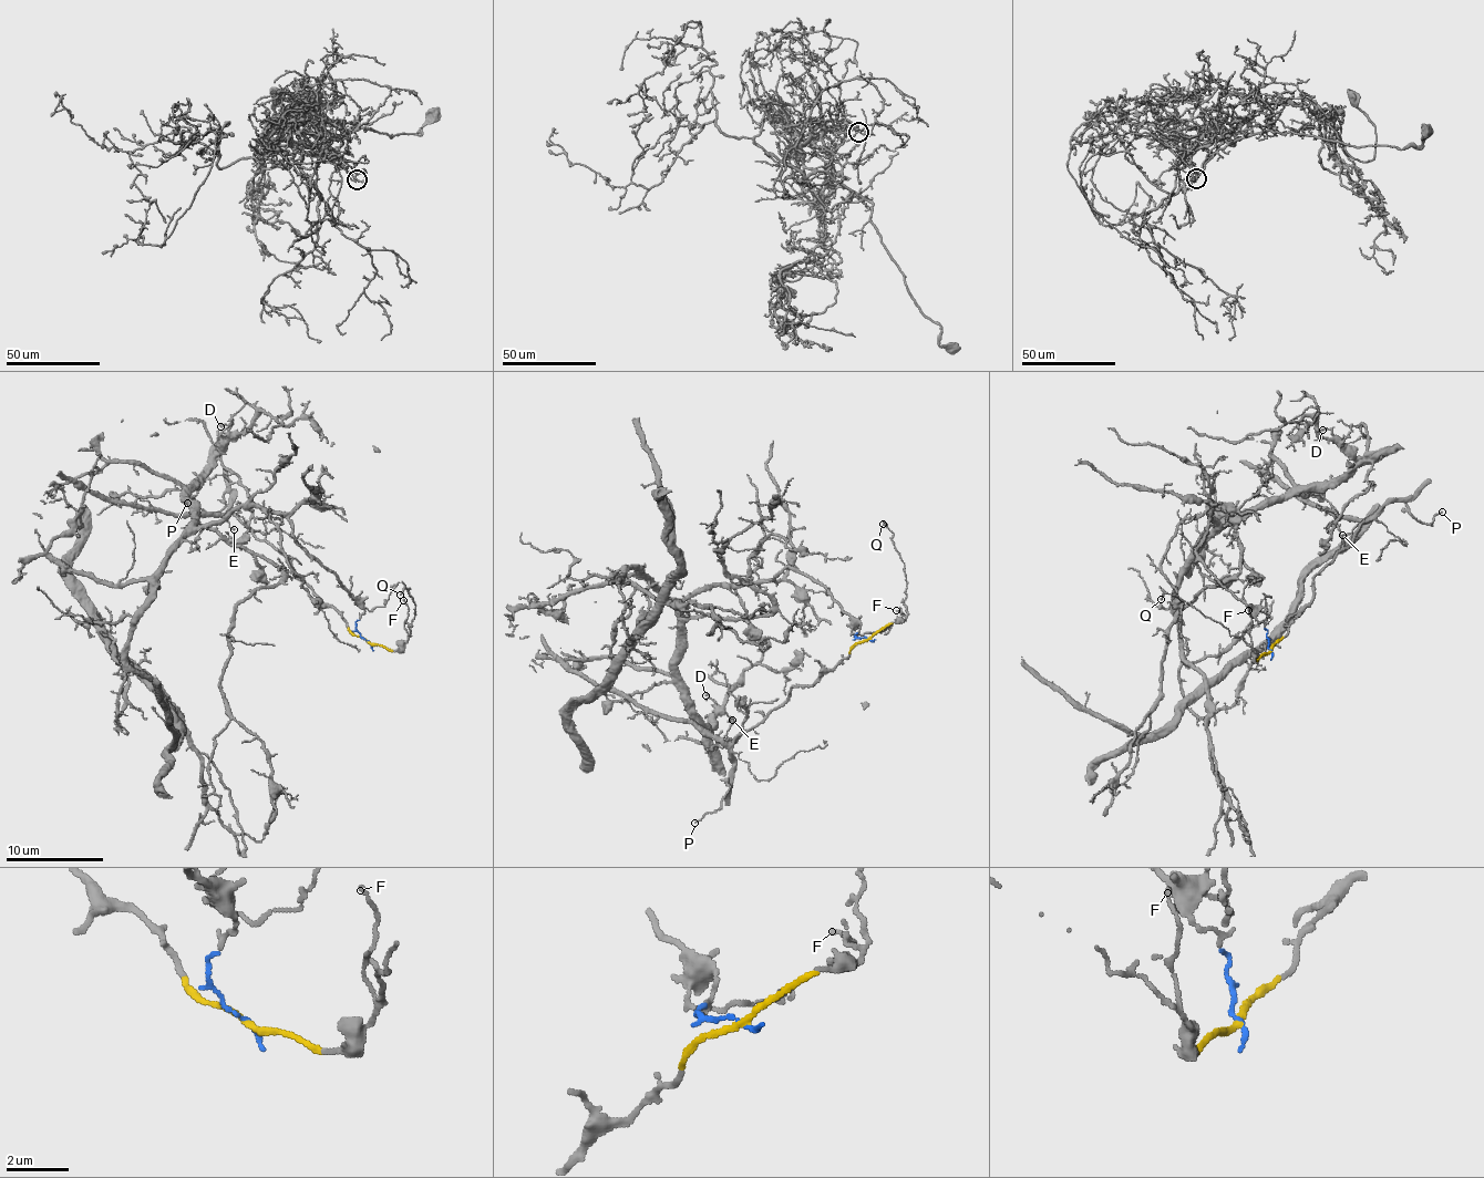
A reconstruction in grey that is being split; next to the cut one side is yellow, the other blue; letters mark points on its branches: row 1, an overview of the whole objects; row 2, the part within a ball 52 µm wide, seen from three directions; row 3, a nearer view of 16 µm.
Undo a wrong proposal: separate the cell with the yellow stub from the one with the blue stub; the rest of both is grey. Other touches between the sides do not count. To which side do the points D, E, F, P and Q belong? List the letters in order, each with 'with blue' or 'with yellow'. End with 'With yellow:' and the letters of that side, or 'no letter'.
D: with blue
E: with yellow
F: with yellow
P: with yellow
Q: with yellow
With yellow: E, F, P, Q

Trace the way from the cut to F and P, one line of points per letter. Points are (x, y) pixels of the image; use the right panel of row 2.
F: (1269, 651), (1255, 660), (1248, 610)
P: (1269, 651), (1312, 597), (1312, 579), (1346, 548), (1363, 522), (1388, 502), (1403, 502), (1424, 523), (1441, 512)

